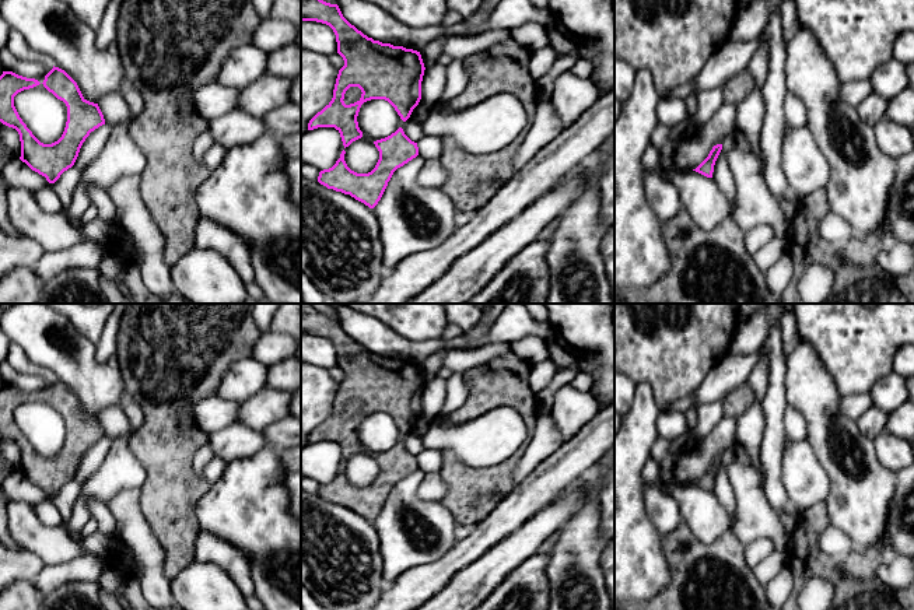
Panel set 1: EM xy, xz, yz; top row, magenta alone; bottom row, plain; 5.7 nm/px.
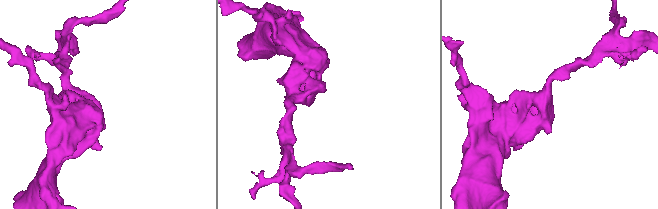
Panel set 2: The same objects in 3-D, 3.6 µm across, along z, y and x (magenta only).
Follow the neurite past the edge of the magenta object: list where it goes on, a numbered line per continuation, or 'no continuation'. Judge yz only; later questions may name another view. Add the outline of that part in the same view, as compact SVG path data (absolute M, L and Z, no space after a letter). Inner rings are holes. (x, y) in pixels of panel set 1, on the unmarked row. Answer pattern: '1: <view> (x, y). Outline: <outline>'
no continuation

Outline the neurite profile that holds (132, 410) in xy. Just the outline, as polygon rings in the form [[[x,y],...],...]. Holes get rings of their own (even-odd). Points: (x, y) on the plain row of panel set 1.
[[[125,397],[125,400],[122,402],[120,407],[122,407],[125,416],[127,417],[127,420],[129,420],[129,423],[130,423],[133,430],[139,428],[144,423],[146,416],[143,413],[143,410],[133,400]]]

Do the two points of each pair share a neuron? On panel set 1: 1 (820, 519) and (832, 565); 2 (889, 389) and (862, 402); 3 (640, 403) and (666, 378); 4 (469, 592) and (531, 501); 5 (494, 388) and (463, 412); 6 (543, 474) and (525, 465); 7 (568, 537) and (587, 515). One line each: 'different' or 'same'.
1: same
2: different
3: different
4: same
5: same
6: different
7: same

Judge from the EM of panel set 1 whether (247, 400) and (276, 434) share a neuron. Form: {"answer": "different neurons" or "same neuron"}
{"answer": "same neuron"}

